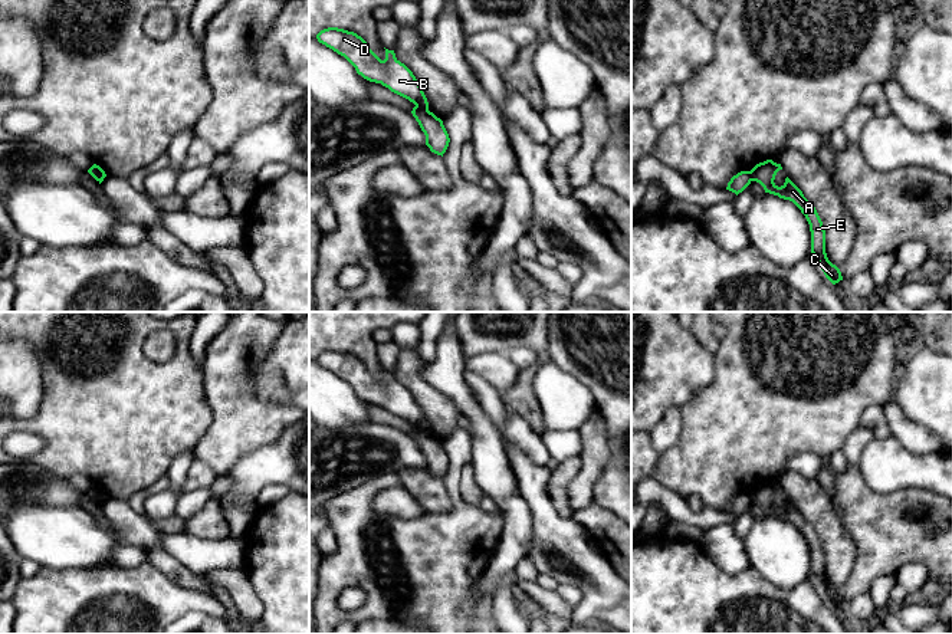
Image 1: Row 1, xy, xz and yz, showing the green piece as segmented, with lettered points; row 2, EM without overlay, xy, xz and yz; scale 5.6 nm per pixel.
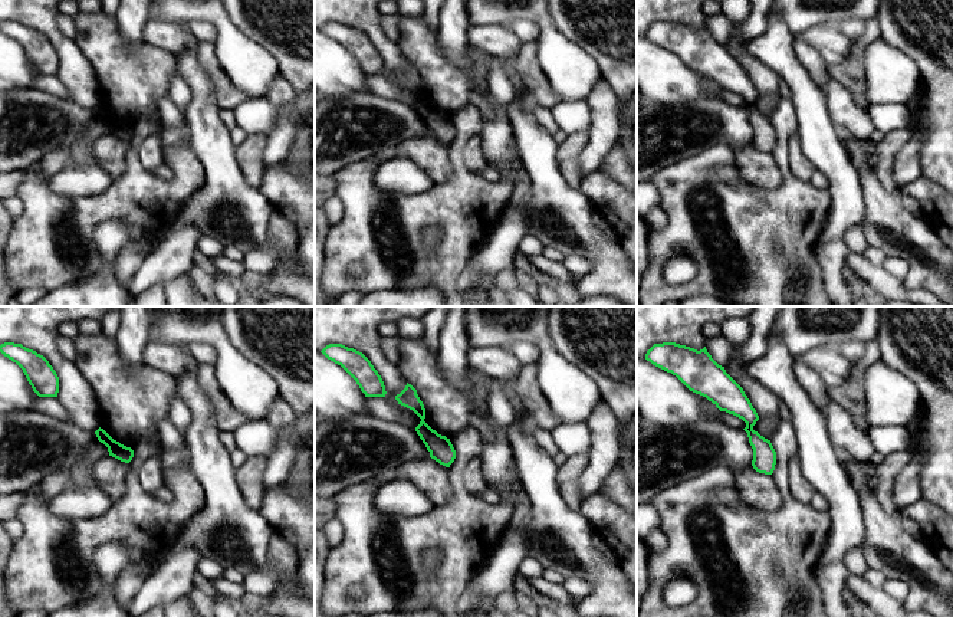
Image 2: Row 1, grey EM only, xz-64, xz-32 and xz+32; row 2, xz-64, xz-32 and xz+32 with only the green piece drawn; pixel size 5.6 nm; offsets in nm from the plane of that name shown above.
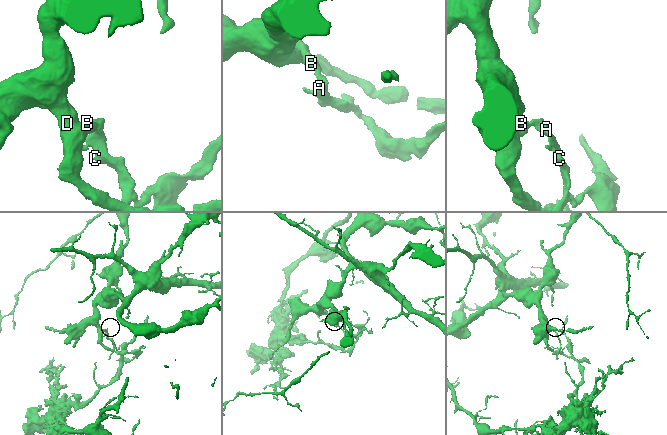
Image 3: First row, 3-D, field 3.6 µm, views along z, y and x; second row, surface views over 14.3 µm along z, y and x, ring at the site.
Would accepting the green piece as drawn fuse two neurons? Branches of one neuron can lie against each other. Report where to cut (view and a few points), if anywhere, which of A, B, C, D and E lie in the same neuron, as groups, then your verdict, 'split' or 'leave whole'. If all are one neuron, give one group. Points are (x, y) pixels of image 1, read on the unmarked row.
cut xz (416, 427), (427, 432); groups A C E / B D; split

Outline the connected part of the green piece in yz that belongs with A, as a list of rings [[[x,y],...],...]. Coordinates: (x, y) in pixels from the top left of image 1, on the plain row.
[[[766,482],[756,486],[749,495],[752,503],[759,505],[765,515],[778,518],[779,520],[792,523],[805,538],[811,553],[811,575],[821,588],[825,599],[833,605],[843,602],[840,591],[833,587],[825,575],[825,552],[815,529],[808,523],[802,513],[787,499],[785,505],[778,509],[774,502],[777,495],[782,492],[781,486]]]

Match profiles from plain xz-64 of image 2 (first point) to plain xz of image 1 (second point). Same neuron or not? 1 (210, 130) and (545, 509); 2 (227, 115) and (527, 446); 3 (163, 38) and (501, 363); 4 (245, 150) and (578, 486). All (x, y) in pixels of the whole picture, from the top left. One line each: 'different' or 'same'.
1: same
2: same
3: same
4: different

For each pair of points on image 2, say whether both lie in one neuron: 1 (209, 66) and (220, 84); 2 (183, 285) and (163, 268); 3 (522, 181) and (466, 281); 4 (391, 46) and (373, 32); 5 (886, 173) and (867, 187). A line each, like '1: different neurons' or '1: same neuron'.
1: same neuron
2: different neurons
3: same neuron
4: same neuron
5: different neurons

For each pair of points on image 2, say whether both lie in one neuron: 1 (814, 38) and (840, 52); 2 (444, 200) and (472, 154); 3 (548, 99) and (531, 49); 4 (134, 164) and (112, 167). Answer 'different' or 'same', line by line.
1: same
2: different
3: same
4: different

